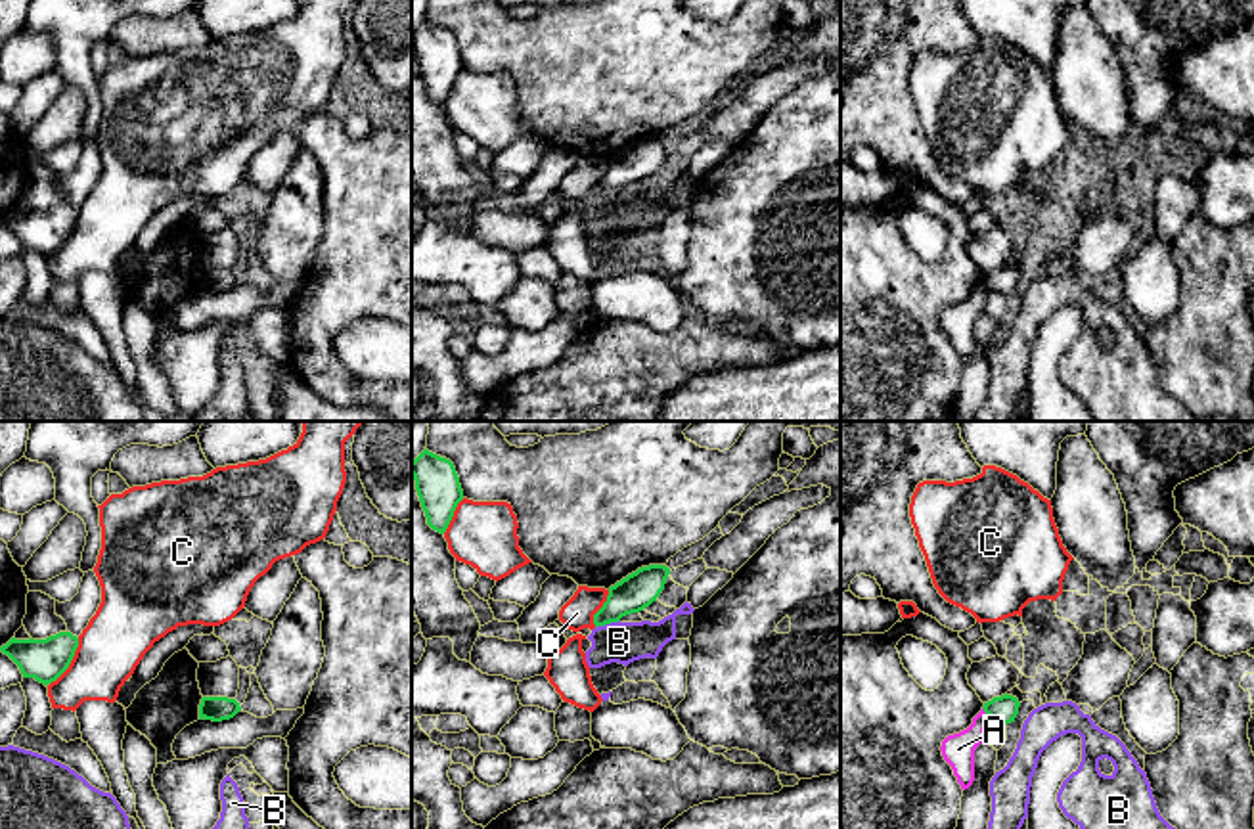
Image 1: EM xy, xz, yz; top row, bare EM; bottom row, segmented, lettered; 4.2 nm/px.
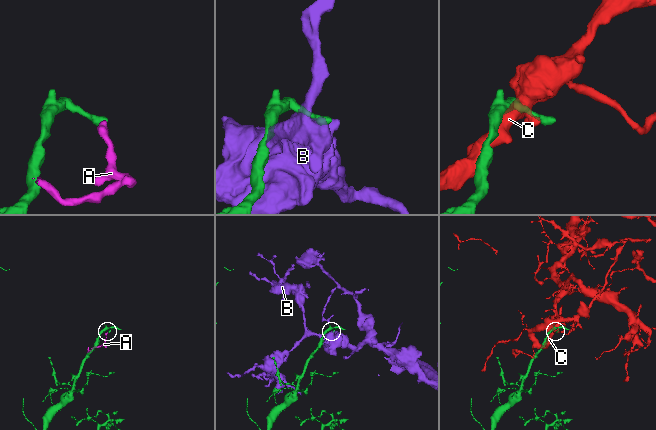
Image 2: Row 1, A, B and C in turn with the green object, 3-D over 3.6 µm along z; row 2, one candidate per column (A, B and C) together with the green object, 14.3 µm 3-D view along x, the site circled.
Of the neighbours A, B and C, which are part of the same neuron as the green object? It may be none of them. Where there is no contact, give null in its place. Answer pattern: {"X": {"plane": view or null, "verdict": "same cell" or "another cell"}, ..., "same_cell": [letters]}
{"A": {"plane": "yz", "verdict": "another cell"}, "B": {"plane": "xz", "verdict": "another cell"}, "C": {"plane": "xy", "verdict": "another cell"}, "same_cell": []}

